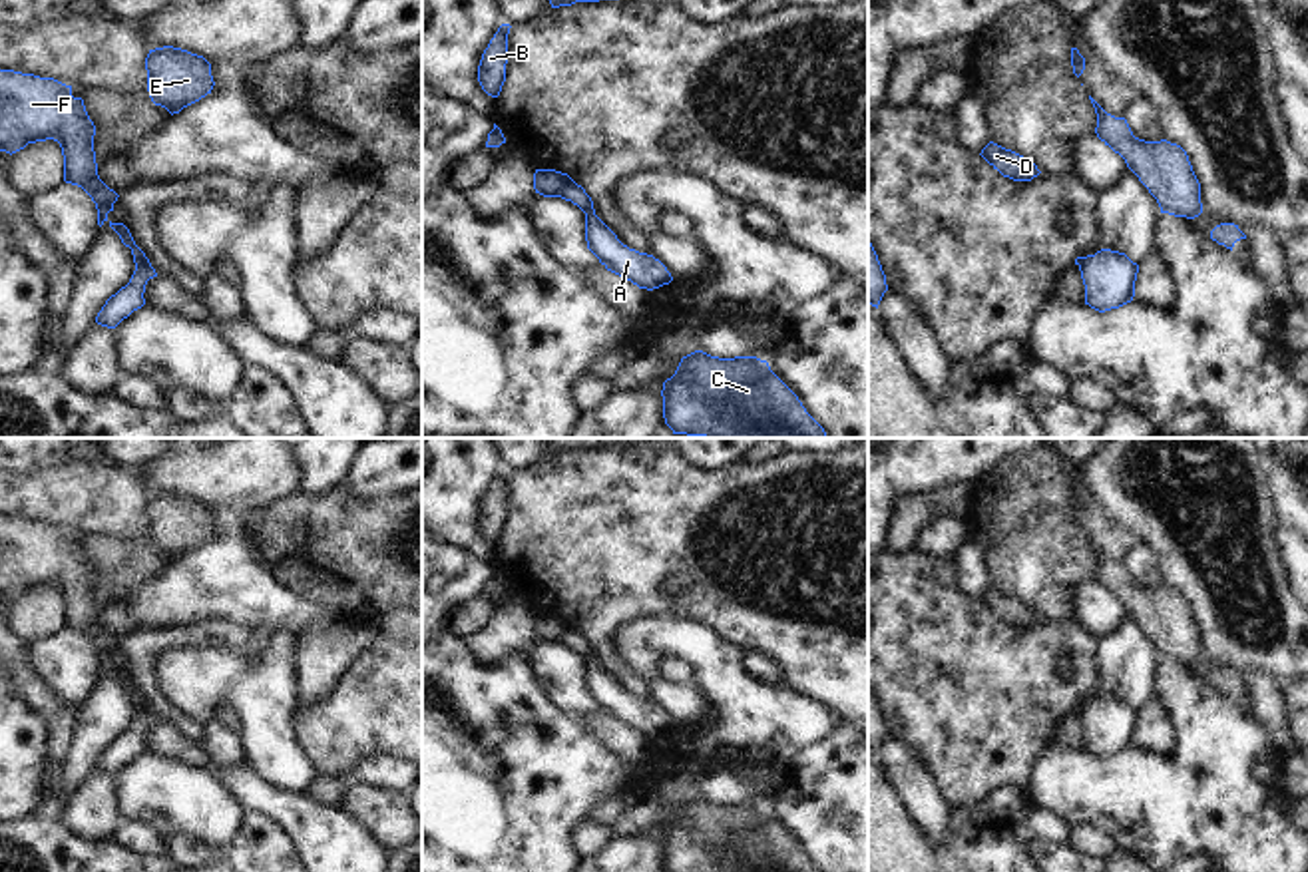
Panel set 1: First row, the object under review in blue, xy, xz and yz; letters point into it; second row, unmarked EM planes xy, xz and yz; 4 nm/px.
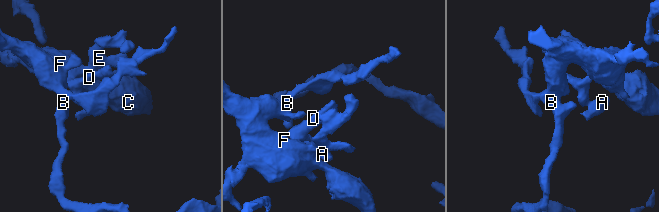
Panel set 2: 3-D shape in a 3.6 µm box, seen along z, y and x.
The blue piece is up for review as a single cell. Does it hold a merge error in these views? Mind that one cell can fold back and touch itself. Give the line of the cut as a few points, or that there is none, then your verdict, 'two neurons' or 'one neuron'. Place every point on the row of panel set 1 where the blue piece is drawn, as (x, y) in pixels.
cut in xy along (144, 255), (136, 267); two neurons

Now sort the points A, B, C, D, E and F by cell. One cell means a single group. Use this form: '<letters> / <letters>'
A / B C D E F

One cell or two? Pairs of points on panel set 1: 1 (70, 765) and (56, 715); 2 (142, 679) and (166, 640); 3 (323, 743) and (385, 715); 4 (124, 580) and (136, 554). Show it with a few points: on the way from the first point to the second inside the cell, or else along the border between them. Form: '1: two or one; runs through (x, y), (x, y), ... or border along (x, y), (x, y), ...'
1: two; border along (78, 707), (68, 749), (50, 763)
2: one; runs through (142, 669), (142, 659), (156, 646)
3: one; runs through (339, 731), (369, 715)
4: one; runs through (124, 574), (132, 560)

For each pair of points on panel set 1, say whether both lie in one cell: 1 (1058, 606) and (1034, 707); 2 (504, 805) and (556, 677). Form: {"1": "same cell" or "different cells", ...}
{"1": "different cells", "2": "different cells"}

